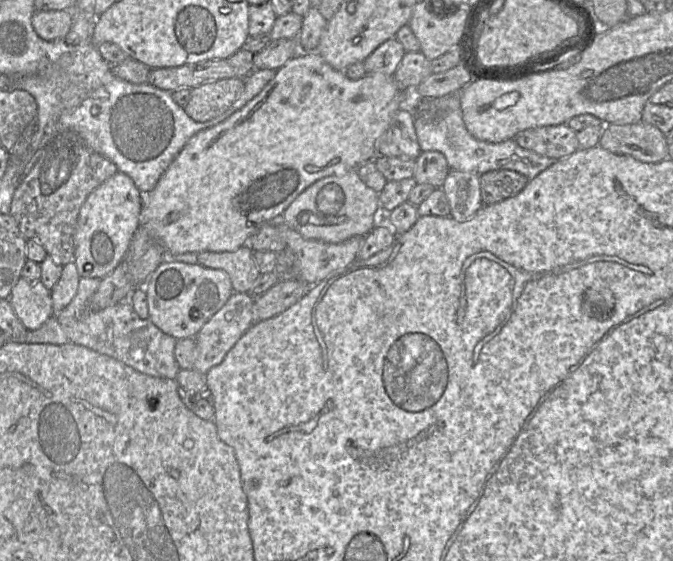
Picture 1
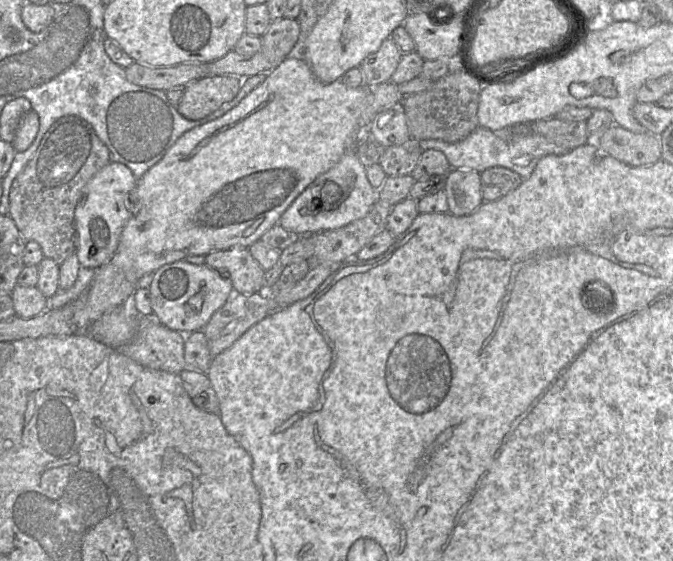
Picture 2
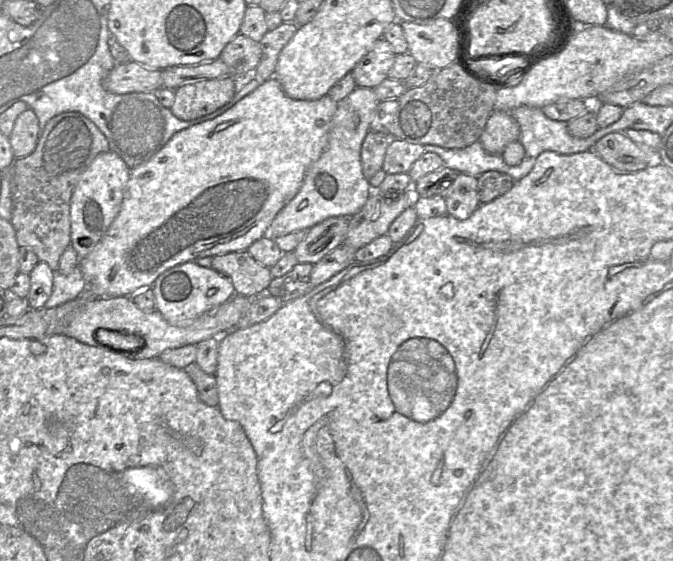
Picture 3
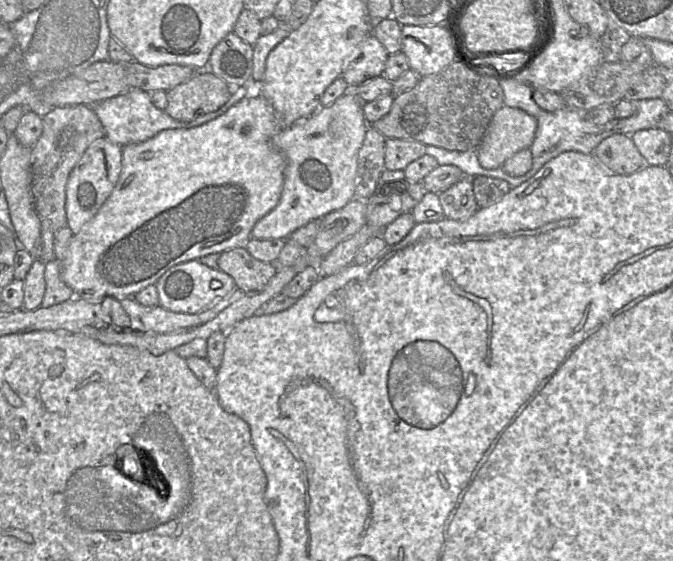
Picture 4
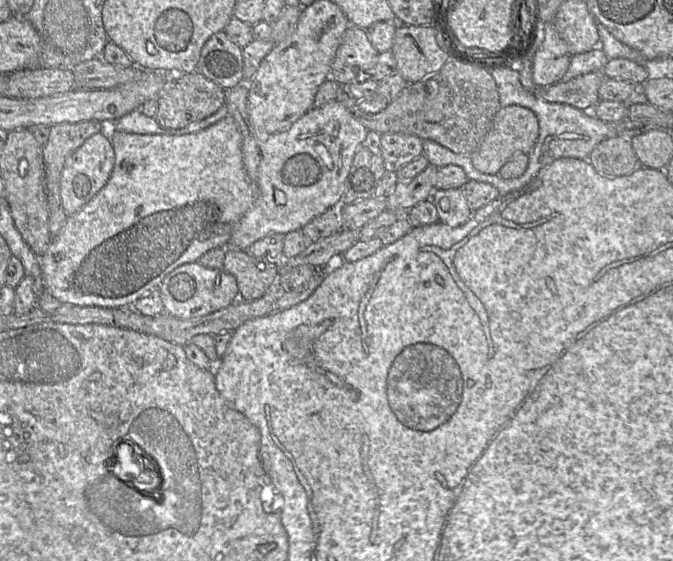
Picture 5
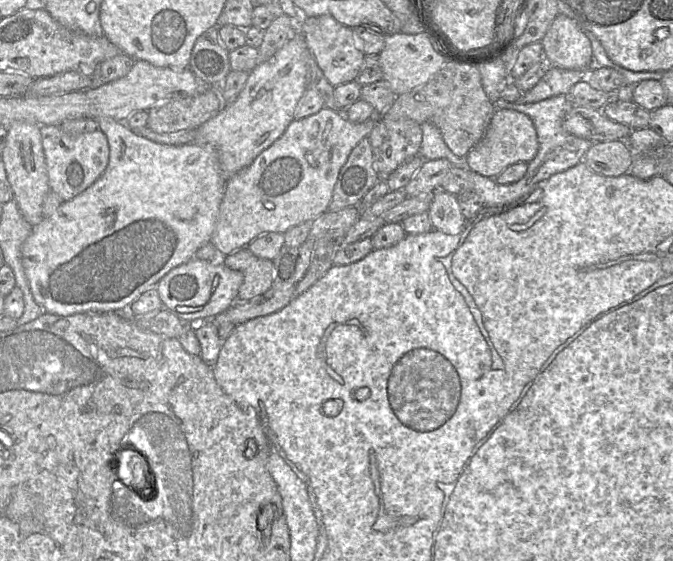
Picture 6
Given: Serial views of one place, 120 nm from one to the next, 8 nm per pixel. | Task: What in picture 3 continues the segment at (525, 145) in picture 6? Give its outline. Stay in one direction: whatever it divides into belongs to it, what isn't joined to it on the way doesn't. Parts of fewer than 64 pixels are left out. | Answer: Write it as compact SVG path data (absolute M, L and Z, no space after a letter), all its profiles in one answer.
M493 110L478 141L486 152L502 154L508 144L519 139L519 134L519 125L509 112Z

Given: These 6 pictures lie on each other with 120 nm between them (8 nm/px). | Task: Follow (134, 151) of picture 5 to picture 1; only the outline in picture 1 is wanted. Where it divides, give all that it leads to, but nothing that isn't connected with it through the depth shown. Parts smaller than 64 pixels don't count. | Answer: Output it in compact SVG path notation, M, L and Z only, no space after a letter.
M300 52L283 67L276 70L274 78L241 109L235 111L223 122L197 132L188 140L160 177L155 188L150 192L141 192L142 208L139 225L147 230L149 236L156 243L164 247L170 257L187 252L235 251L242 245L247 245L250 236L255 234L264 224L274 224L282 218L283 212L293 200L317 180L331 175L343 175L380 156L378 155L380 139L390 127L399 109L409 106L409 92L411 91L402 89L393 76L366 74L358 80L351 80L344 72L332 68L319 53Z

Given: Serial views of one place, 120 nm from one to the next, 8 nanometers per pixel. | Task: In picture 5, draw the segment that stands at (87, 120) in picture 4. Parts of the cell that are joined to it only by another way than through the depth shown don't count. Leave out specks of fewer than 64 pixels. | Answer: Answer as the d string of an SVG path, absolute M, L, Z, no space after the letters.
M98 120L81 121L76 123L60 123L50 127L50 135L43 146L44 187L49 213L62 207L61 176L68 157L77 150L90 136L102 132L104 123Z

